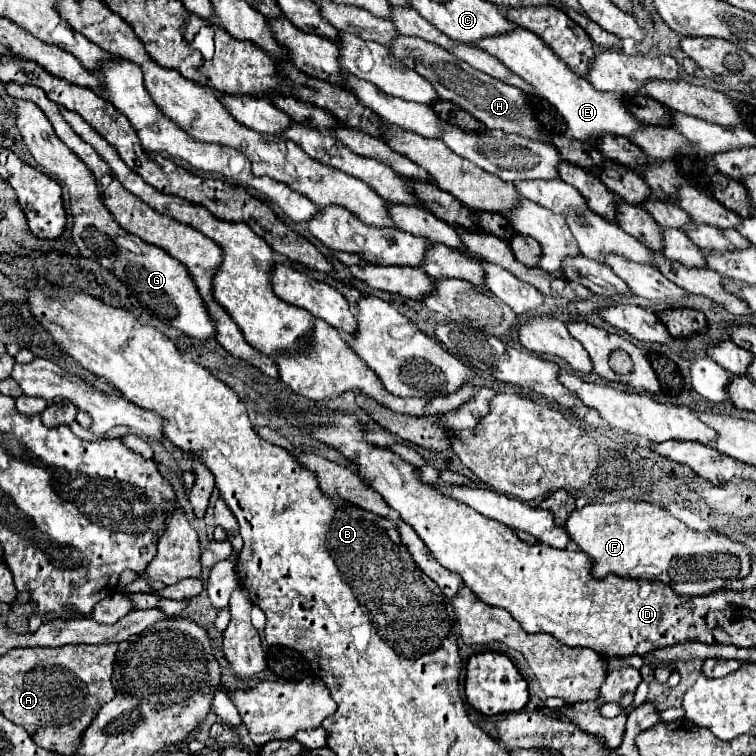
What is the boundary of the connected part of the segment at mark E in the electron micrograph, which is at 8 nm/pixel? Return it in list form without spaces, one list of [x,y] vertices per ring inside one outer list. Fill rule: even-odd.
[[[515,27],[513,31],[495,37],[485,37],[475,47],[497,57],[515,75],[525,79],[535,89],[537,95],[547,99],[557,109],[557,113],[565,119],[567,135],[573,139],[593,141],[597,135],[605,135],[605,133],[629,137],[637,127],[641,127],[641,123],[633,119],[631,111],[625,107],[623,95],[601,93],[593,89],[593,85],[585,77],[579,77],[575,71],[571,71],[535,33],[527,29]]]

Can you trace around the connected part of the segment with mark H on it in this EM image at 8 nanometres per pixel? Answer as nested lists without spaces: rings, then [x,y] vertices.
[[[407,35],[393,37],[393,41],[389,45],[389,53],[397,61],[401,61],[405,67],[409,67],[409,69],[417,71],[421,77],[429,79],[429,83],[433,83],[433,87],[441,99],[449,99],[449,101],[457,103],[461,109],[469,111],[475,119],[479,119],[485,127],[519,133],[519,135],[525,135],[529,139],[537,139],[543,143],[547,141],[547,137],[543,135],[539,123],[535,121],[535,117],[527,105],[527,95],[521,89],[517,89],[513,85],[505,85],[505,83],[493,79],[491,75],[483,75],[481,71],[477,71],[471,65],[467,65],[465,61],[457,59],[443,47],[429,43],[425,39],[419,39],[419,37],[407,37]]]

